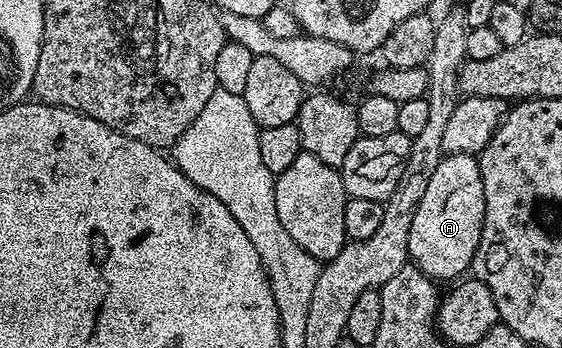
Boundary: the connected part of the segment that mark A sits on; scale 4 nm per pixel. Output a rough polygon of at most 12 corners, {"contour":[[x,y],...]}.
{"contour":[[445,154],[410,225],[409,260],[459,280],[482,237],[476,155]]}

